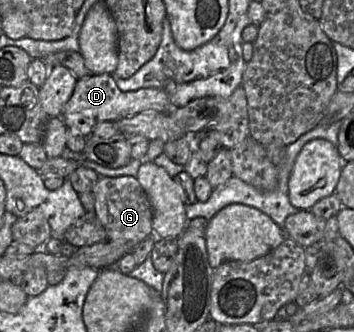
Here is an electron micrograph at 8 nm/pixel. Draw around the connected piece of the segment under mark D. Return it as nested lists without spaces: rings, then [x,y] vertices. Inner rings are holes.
[[[89,74],[77,79],[72,96],[66,103],[61,115],[66,127],[73,134],[83,137],[91,135],[93,128],[103,121],[118,121],[141,112],[170,112],[171,105],[166,92],[159,88],[142,88],[136,91],[123,92],[111,74]]]

